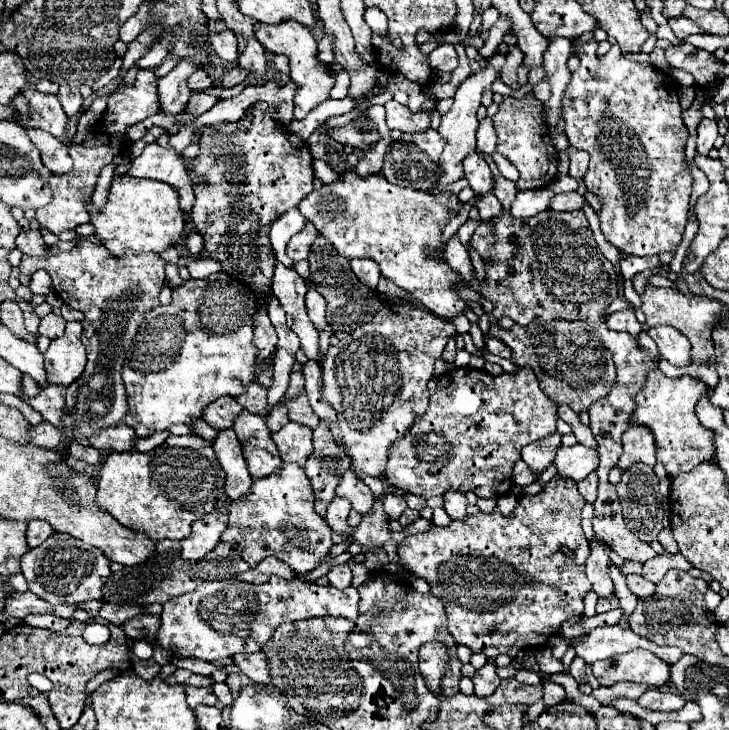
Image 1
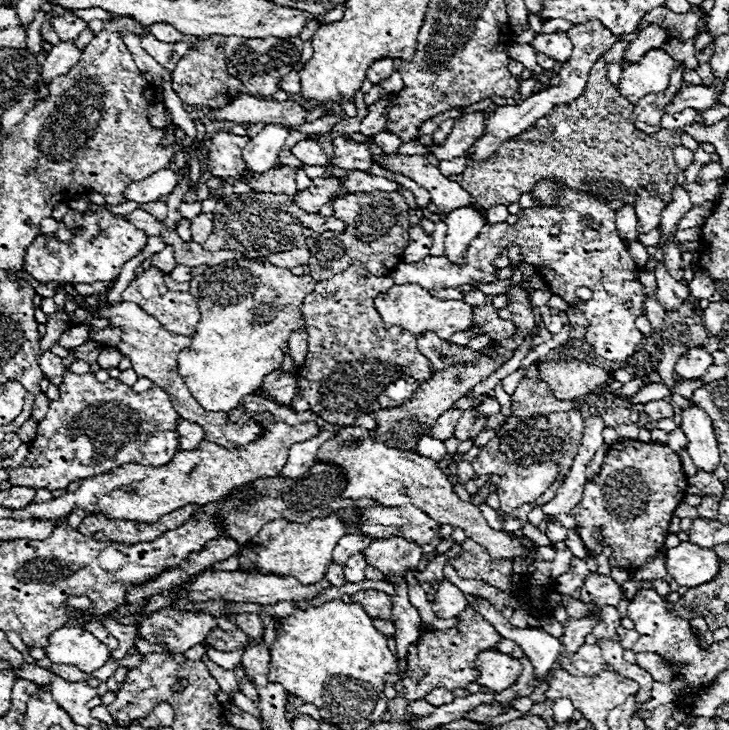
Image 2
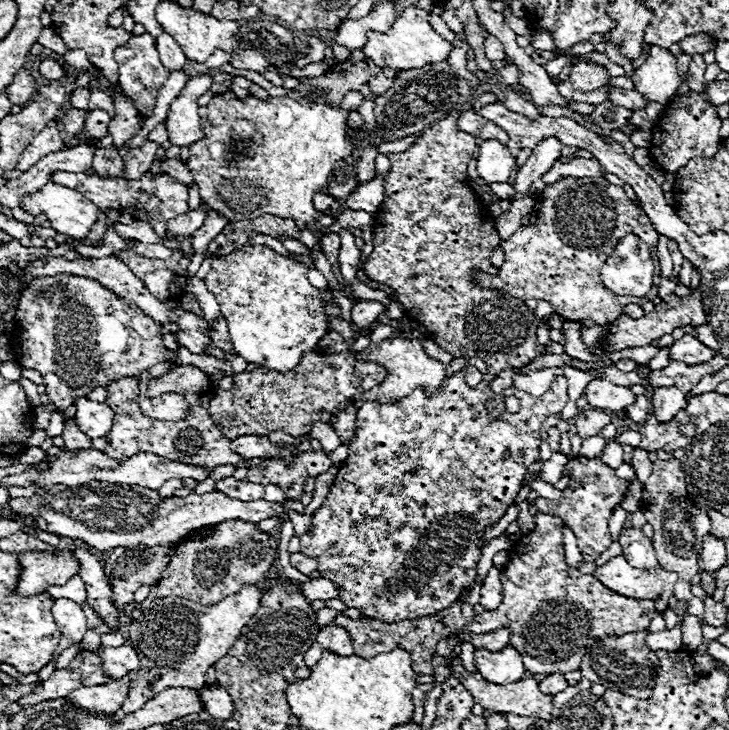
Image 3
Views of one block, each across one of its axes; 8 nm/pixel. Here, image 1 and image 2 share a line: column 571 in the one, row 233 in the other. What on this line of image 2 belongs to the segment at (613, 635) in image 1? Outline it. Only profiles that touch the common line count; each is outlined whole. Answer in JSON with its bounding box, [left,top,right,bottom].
[634,186,666,234]

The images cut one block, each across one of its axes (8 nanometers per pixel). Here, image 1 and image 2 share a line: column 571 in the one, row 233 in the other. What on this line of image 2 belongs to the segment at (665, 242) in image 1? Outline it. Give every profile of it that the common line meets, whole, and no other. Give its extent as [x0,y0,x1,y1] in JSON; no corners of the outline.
[24,212,146,284]

